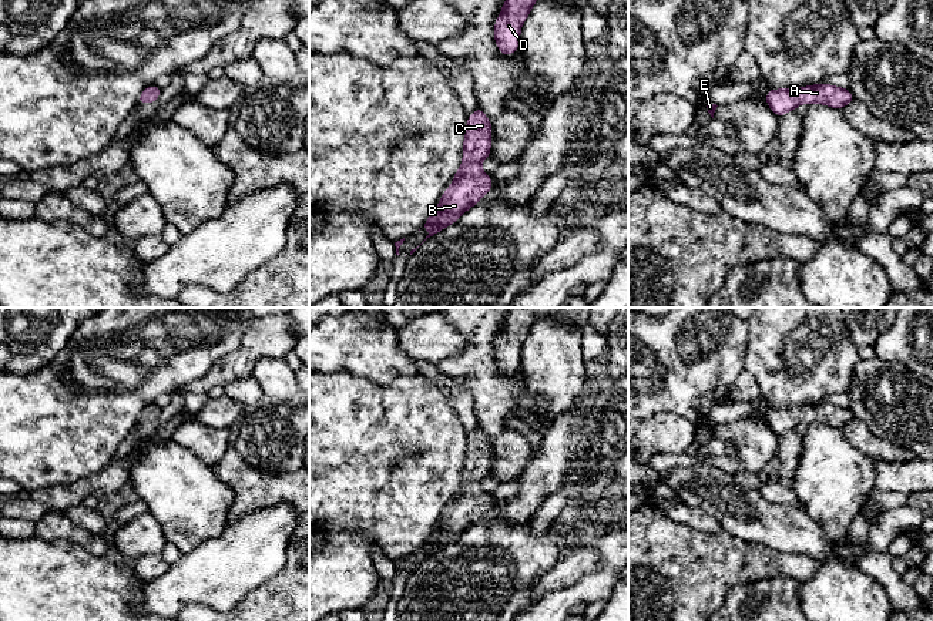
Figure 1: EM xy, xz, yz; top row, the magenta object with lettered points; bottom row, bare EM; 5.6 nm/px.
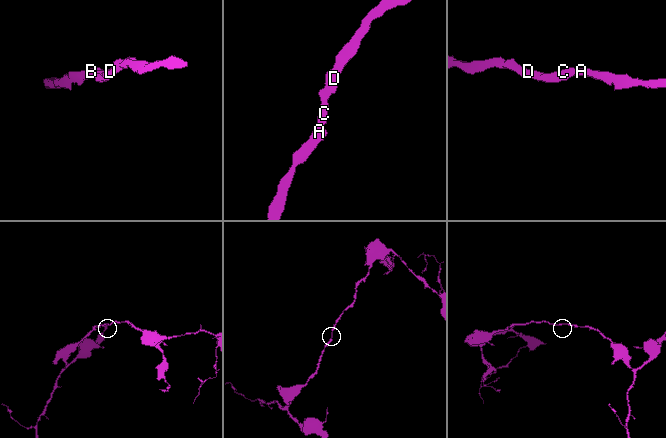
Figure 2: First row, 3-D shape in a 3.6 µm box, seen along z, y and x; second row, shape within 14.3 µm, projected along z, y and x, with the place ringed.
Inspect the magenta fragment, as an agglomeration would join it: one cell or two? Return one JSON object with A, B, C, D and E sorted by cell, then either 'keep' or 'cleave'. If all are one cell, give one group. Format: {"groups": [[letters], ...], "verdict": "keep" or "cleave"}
{"groups": [["A", "B", "C", "D", "E"]], "verdict": "keep"}

